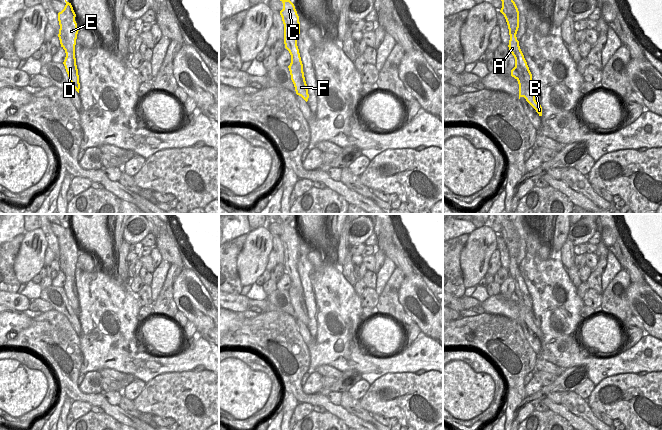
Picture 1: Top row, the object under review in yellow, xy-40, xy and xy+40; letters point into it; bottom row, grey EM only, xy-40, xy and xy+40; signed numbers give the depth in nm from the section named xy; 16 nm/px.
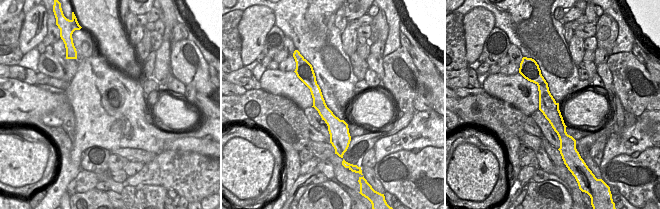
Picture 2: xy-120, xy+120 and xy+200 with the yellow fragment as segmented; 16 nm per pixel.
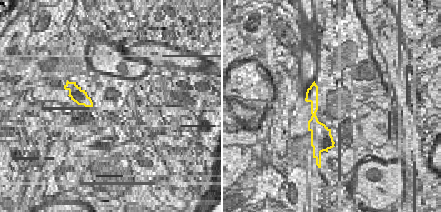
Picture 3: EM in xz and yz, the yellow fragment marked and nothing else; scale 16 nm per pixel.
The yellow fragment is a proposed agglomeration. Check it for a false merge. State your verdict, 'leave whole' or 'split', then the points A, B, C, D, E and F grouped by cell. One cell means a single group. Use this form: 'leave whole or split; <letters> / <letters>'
split; A C E / B D F

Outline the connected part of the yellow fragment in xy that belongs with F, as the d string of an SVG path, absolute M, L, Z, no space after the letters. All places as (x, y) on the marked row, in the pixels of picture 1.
M291 61L288 66L291 80L294 84L296 94L301 96L306 102L308 101L309 94L307 84L304 77L304 72L299 69L295 62Z

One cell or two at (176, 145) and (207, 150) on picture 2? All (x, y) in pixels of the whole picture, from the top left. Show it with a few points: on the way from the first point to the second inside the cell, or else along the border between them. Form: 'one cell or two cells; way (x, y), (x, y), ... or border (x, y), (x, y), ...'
one cell; way (184, 145), (199, 145)

